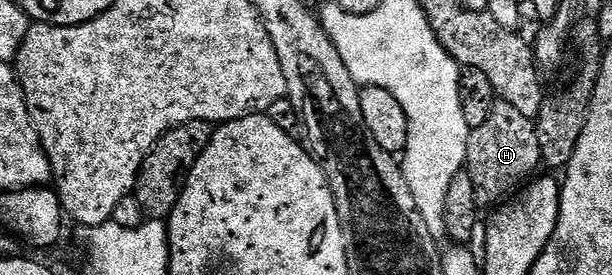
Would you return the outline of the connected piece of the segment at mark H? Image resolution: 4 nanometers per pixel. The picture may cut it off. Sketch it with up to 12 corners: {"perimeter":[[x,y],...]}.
{"perimeter":[[495,99],[464,170],[479,205],[501,205],[539,171],[535,121]]}

